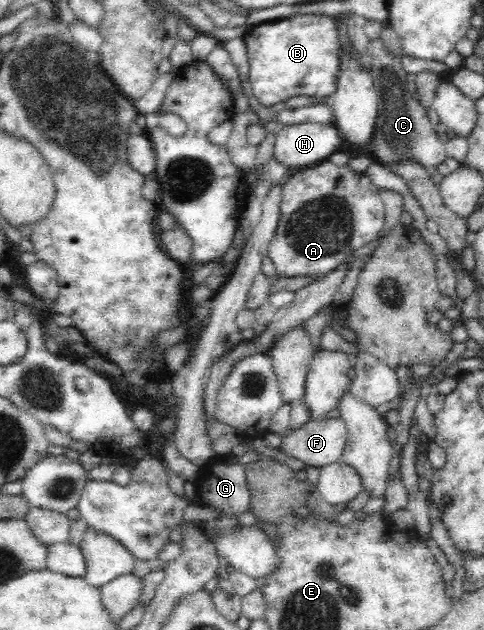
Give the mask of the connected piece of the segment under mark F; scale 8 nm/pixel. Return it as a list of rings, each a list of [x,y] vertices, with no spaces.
[[[339,418],[309,420],[280,442],[277,450],[309,466],[323,467],[337,462],[348,443],[346,421]]]

